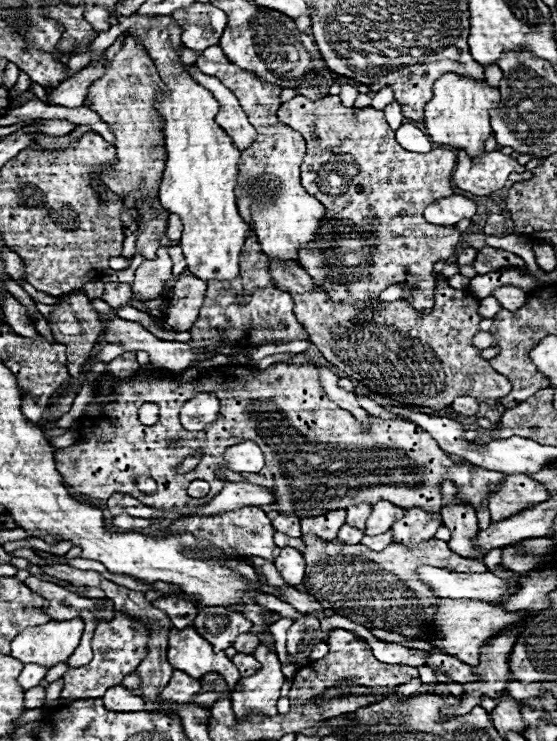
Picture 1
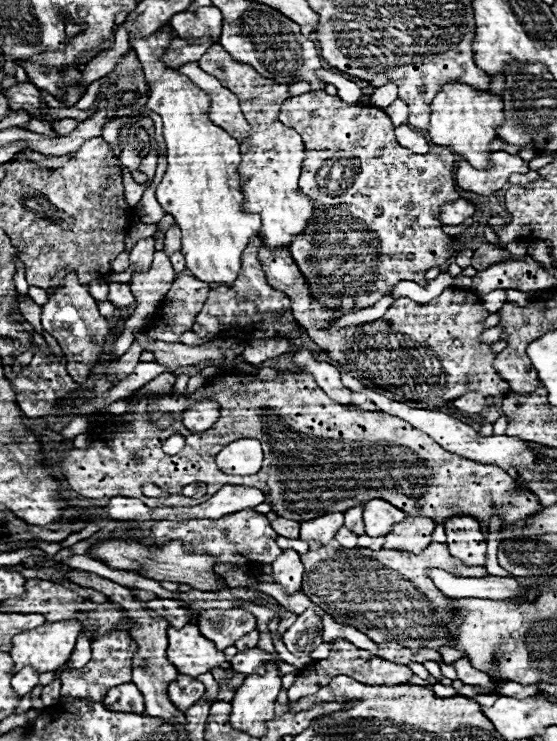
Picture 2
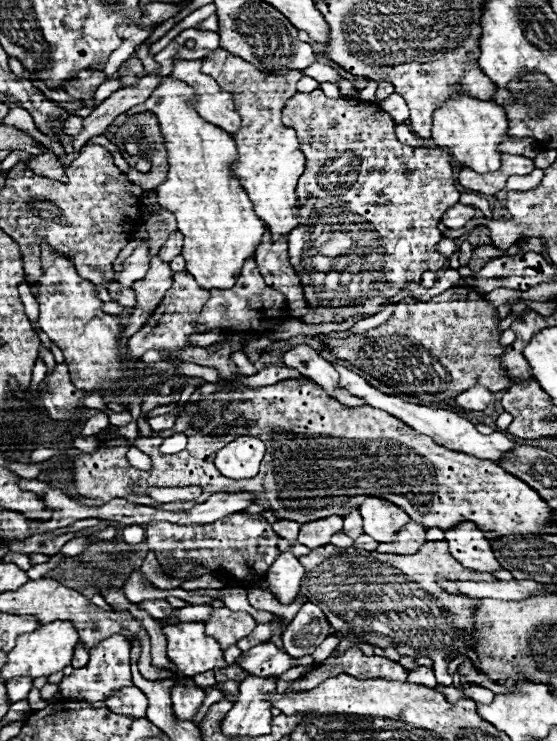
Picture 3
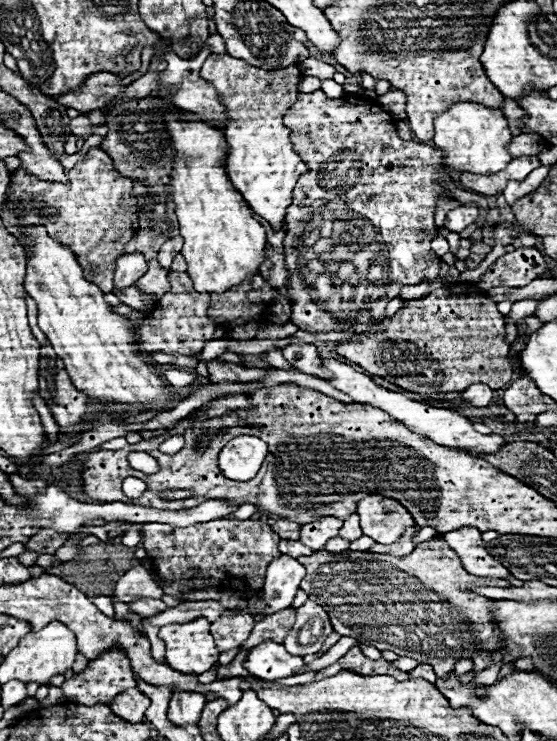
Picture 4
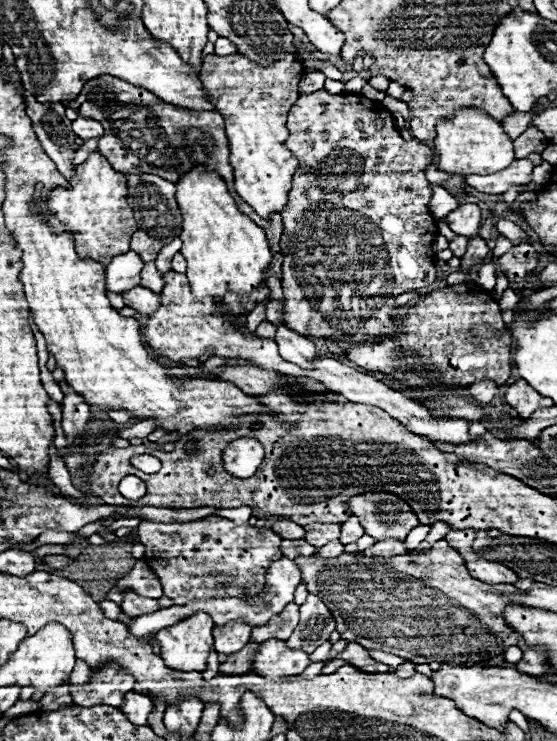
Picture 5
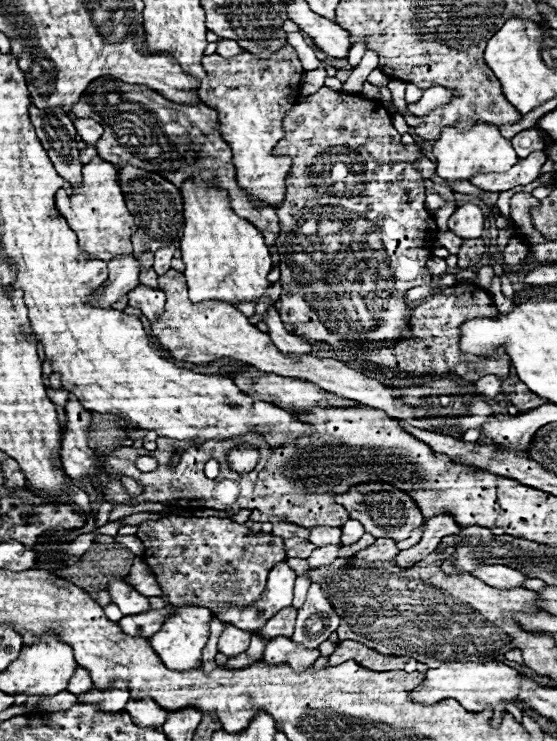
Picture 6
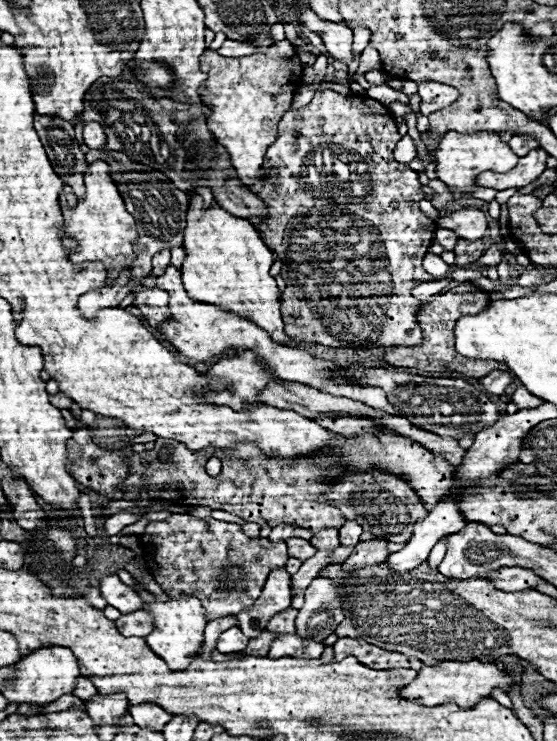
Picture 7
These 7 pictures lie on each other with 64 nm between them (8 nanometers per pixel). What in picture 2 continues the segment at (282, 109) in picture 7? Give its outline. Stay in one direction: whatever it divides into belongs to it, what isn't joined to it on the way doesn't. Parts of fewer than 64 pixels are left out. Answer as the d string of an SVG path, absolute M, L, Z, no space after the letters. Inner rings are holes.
M212 44L198 60L198 64L206 74L216 76L224 88L232 90L238 96L240 108L248 124L252 126L250 138L240 144L242 162L238 166L238 172L246 178L246 210L250 214L258 214L262 220L258 236L266 246L270 246L270 250L290 248L292 240L298 234L304 234L304 228L310 224L316 204L312 204L312 200L298 188L298 176L302 172L304 160L304 142L296 130L284 126L278 120L280 106L288 98L288 86L276 84L274 80L260 76L252 66L232 60L220 44Z

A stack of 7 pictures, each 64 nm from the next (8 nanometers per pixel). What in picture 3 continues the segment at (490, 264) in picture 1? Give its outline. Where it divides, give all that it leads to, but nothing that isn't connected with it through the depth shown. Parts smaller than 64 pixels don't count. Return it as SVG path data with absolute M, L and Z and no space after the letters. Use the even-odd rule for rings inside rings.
M488 244L488 246L478 246L478 248L474 248L472 260L470 260L468 266L470 266L474 272L478 272L478 270L484 268L494 256L502 256L502 252L498 252L498 248L494 248L492 244Z

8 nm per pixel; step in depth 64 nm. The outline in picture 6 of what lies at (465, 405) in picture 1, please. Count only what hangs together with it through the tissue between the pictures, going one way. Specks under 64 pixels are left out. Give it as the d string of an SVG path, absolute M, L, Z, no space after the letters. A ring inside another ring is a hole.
M484 376L484 378L480 378L478 382L474 382L474 386L476 386L476 394L494 398L494 396L500 394L502 382L500 382L496 376Z

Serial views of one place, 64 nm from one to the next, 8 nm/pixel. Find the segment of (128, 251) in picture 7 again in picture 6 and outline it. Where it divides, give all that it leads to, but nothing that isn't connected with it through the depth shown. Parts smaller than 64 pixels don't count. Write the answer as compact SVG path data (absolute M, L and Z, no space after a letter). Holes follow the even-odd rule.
M94 156L82 170L82 184L68 196L64 190L56 192L56 208L60 216L78 236L78 246L92 260L112 260L116 256L132 254L130 238L138 230L132 214L126 208L120 182L116 182L116 168L110 162L104 162L100 156Z

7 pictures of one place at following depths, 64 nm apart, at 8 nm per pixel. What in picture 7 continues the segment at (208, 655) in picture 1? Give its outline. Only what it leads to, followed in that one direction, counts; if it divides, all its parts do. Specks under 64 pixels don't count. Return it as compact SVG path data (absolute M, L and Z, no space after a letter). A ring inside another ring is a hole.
M180 596L178 600L168 602L156 600L154 604L144 604L142 610L150 612L156 622L154 632L146 636L146 642L152 648L152 652L156 652L168 664L168 668L186 670L190 666L190 658L200 654L200 648L204 644L204 628L208 620L200 600L194 596Z

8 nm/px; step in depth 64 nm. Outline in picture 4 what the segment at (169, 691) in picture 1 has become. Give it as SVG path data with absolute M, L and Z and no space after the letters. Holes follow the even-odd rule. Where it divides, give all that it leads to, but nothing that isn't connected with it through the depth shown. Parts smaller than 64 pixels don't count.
M174 690L170 698L168 718L172 724L196 724L204 710L204 694L188 694L186 690Z

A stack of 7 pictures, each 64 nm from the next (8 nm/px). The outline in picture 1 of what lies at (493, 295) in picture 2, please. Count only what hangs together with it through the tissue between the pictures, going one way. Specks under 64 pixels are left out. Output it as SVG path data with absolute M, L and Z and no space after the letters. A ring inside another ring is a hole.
M488 296L488 298L484 298L482 302L480 302L480 316L482 318L494 318L494 314L496 314L496 310L500 310L502 306L498 304L498 300L494 298L494 296Z

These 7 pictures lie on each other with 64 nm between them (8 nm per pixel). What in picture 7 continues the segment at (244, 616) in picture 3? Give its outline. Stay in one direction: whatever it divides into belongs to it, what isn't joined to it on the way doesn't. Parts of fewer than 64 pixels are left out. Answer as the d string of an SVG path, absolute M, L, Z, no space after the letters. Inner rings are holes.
M232 626L232 628L228 628L228 630L224 630L224 632L220 634L216 648L218 648L218 652L222 652L222 654L238 654L238 652L246 650L248 640L250 640L250 638L244 636L238 626Z

